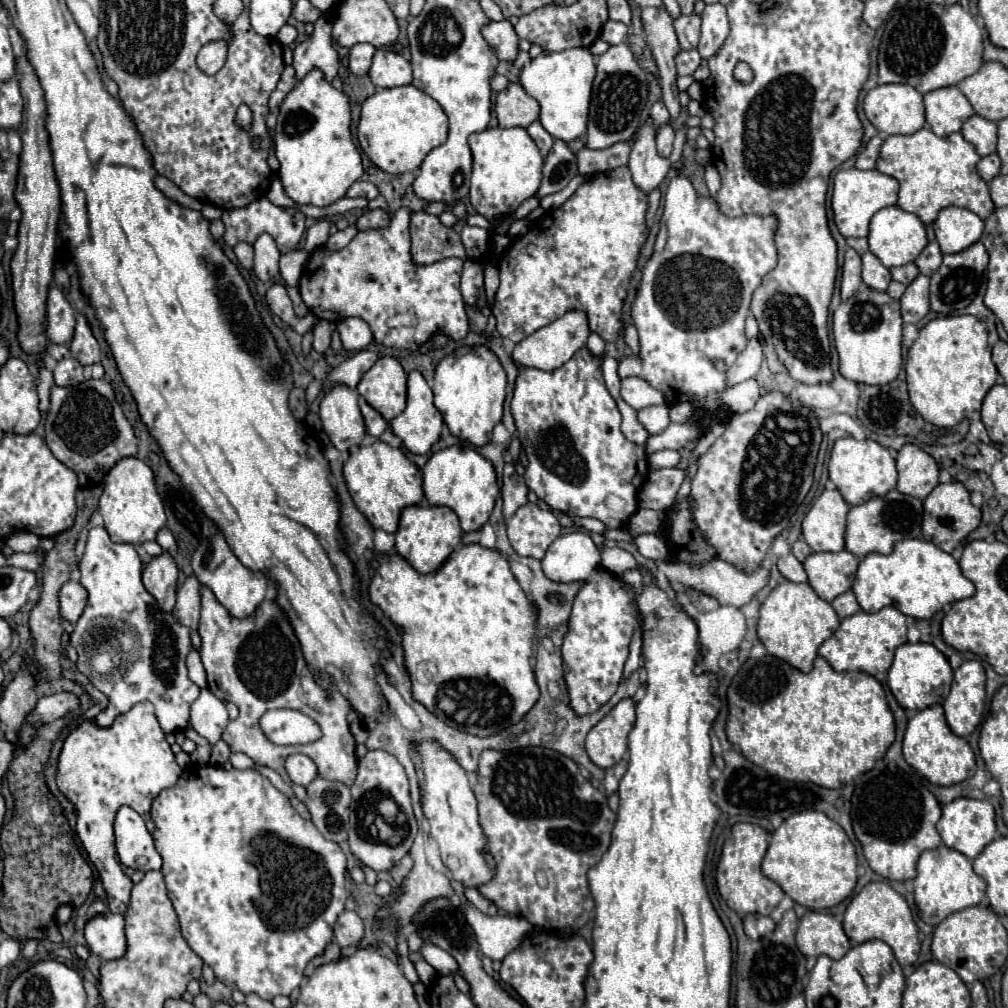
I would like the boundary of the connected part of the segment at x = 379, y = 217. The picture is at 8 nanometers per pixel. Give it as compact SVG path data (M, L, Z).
M368 209L362 217L358 217L356 225L360 231L366 231L366 229L378 229L378 227L388 227L390 223L390 217L386 211L382 209Z

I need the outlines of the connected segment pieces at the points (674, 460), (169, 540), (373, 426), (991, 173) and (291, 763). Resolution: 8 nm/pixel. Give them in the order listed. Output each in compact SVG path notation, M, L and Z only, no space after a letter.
M656 451L648 455L650 469L664 469L664 467L678 467L680 453L678 451Z
M161 529L157 533L156 541L164 549L164 551L167 551L173 557L176 555L177 543L169 529Z
M358 397L358 403L360 403L360 409L362 409L364 423L366 423L366 435L380 437L380 435L384 433L384 429L388 427L388 423L384 421L384 417L382 417L374 407L370 407L362 397Z
M996 153L986 155L986 157L980 159L980 163L978 163L978 175L984 181L992 181L998 173L1000 173L1000 157Z
M290 755L286 759L286 771L294 783L304 787L318 775L314 761L306 755Z

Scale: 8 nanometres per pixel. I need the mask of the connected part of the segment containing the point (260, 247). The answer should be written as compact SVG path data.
M262 233L254 241L254 273L262 281L270 281L278 277L278 261L280 251L274 243L274 239L268 233Z

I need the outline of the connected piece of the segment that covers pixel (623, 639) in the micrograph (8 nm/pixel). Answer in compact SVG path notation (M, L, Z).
M598 567L600 581L586 581L572 603L568 633L562 641L562 659L566 665L564 681L568 687L568 705L576 715L598 711L622 681L622 669L628 657L628 645L636 631L634 593L622 585L614 573Z

